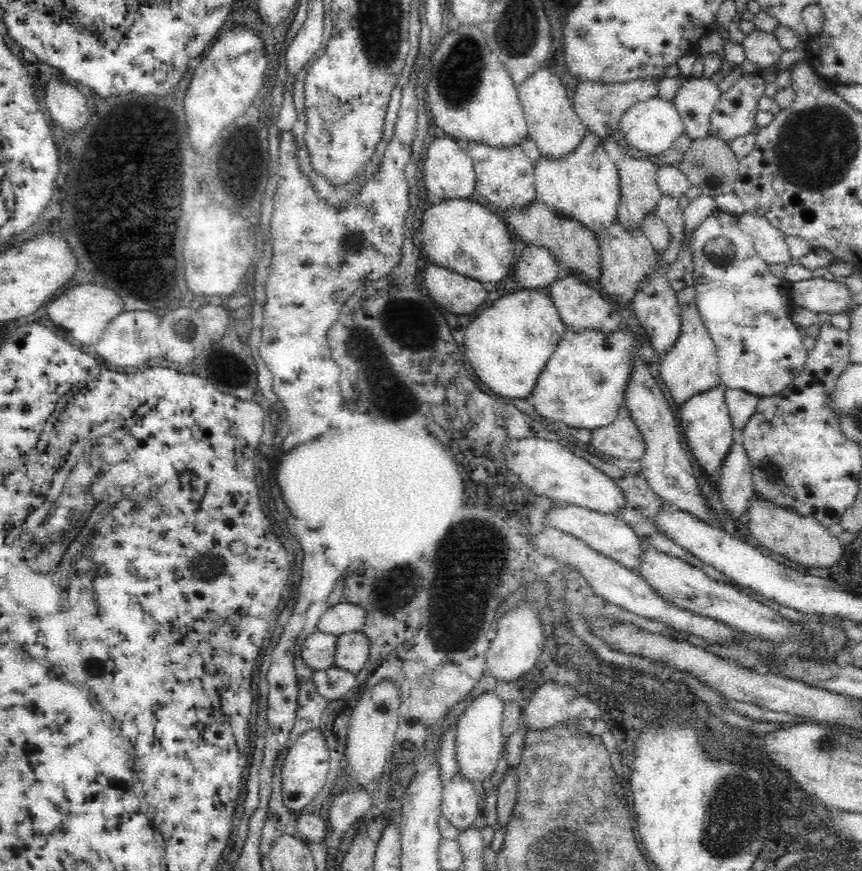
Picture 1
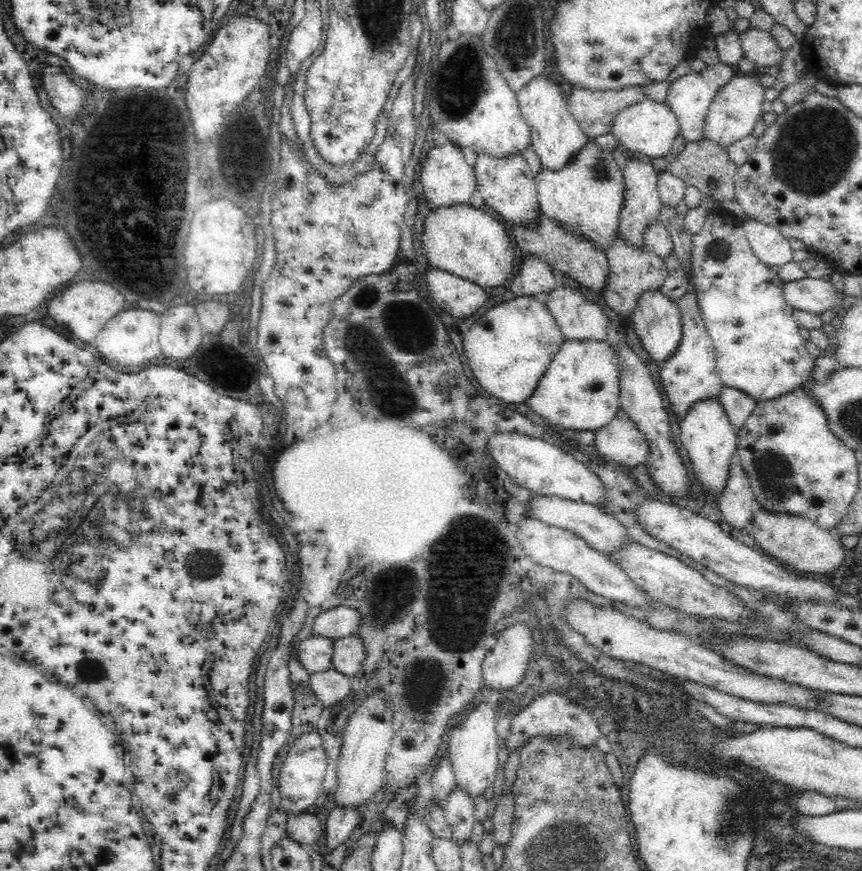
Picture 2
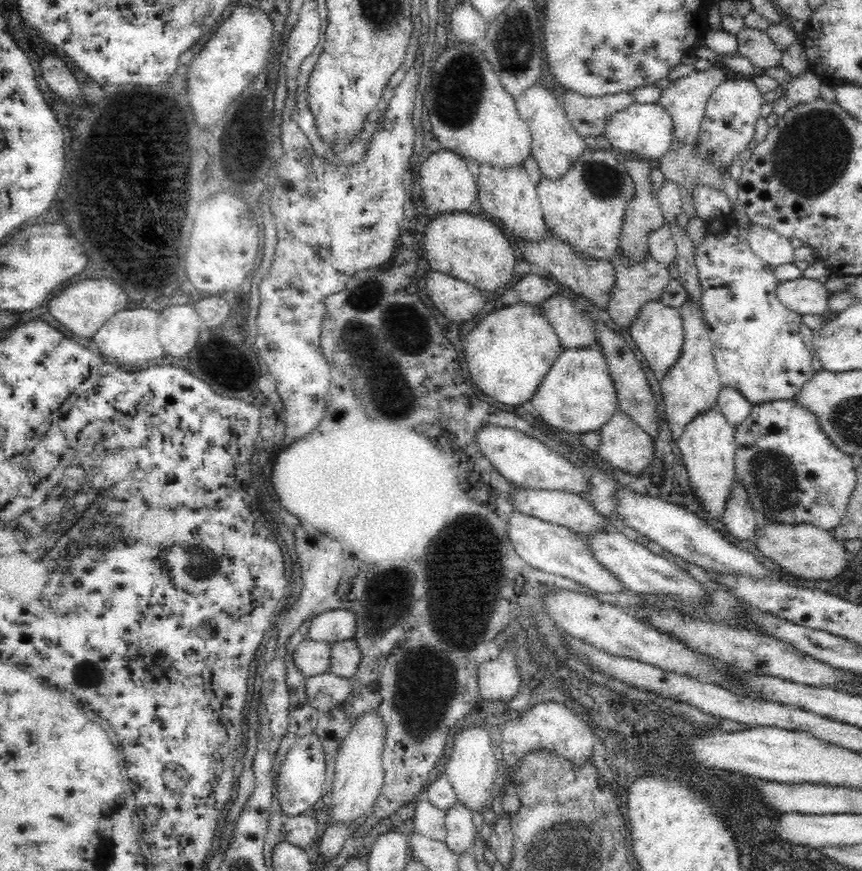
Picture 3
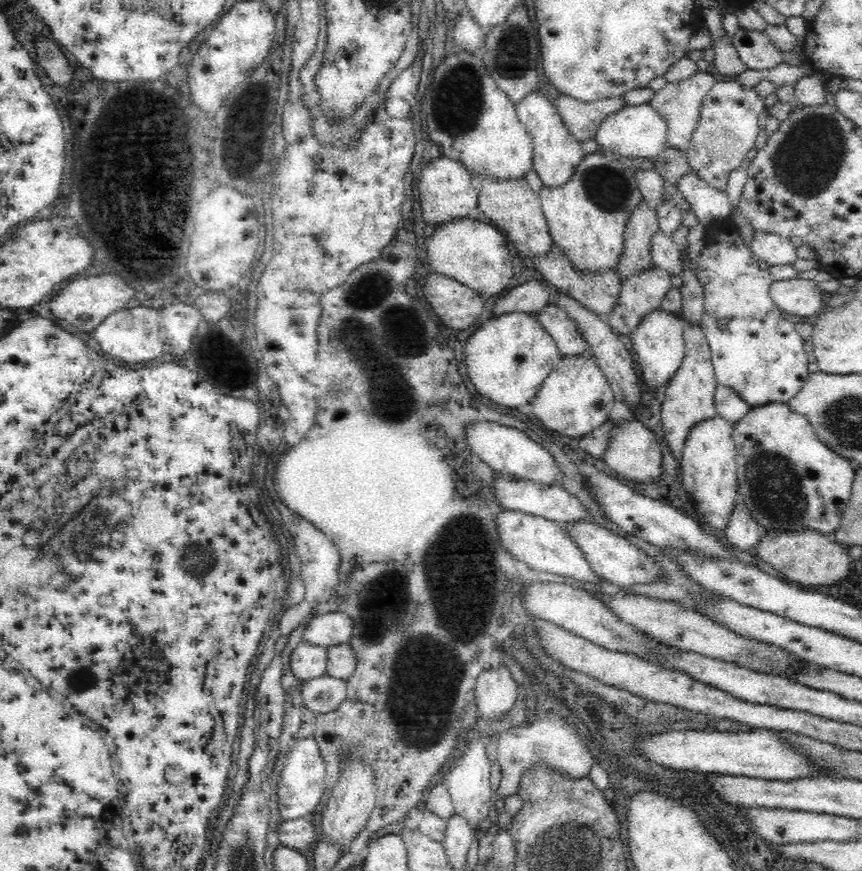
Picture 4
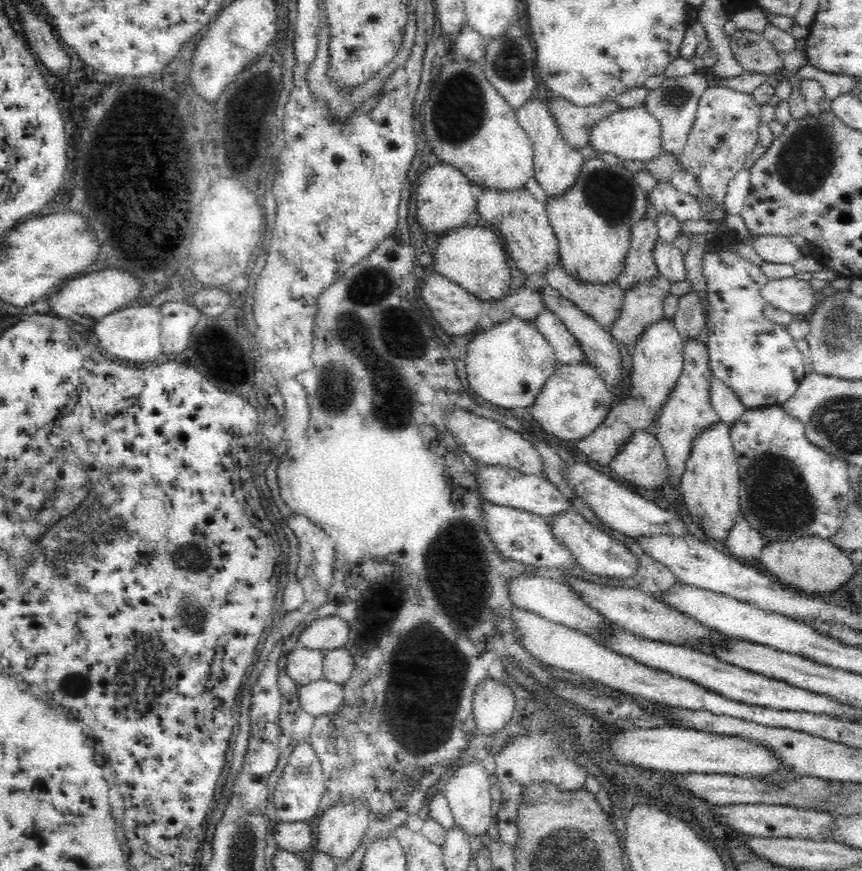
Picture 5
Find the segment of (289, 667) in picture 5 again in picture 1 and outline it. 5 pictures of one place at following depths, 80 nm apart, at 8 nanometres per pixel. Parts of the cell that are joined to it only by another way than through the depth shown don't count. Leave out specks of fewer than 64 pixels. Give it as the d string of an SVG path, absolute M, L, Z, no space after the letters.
M317 630L303 642L300 654L303 661L314 671L335 666L335 646L337 636Z

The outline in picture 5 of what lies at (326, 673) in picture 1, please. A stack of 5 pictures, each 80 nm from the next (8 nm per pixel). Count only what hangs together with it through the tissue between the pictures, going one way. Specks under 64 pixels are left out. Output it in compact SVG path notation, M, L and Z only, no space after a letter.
M316 680L297 688L300 706L314 717L336 712L343 703L343 687L329 680Z

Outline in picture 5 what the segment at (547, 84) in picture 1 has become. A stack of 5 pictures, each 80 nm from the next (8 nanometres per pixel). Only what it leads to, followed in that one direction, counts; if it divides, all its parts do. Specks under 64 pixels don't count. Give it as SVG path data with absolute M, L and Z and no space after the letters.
M539 99L528 100L515 113L520 126L532 141L533 169L536 180L544 189L545 196L549 200L563 197L572 188L572 185L578 181L580 170L585 161L584 157L578 150L572 150L572 148L566 146L566 143L558 134L547 105Z

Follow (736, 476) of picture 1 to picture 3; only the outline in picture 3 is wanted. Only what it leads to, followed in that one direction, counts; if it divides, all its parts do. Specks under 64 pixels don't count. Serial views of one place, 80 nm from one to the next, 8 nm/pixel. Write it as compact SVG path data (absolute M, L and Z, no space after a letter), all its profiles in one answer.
M737 478L724 512L723 523L728 528L728 534L738 542L756 541L758 526L754 520L754 509Z

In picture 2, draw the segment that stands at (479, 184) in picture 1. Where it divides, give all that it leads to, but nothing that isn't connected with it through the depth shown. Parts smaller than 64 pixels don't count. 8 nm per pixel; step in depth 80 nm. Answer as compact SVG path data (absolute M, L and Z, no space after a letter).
M478 154L473 167L478 192L484 199L483 204L486 204L494 214L498 214L500 220L504 220L510 226L521 226L526 230L536 230L536 226L540 226L542 212L535 185L535 176L521 154L514 156L514 158L506 158L506 160Z

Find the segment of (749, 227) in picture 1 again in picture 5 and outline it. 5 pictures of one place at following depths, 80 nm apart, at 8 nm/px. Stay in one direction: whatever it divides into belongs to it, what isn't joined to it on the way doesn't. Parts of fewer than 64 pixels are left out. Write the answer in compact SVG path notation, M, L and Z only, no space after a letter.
M754 236L753 247L762 260L778 264L793 264L802 258L802 248L796 246L790 237L785 236Z

